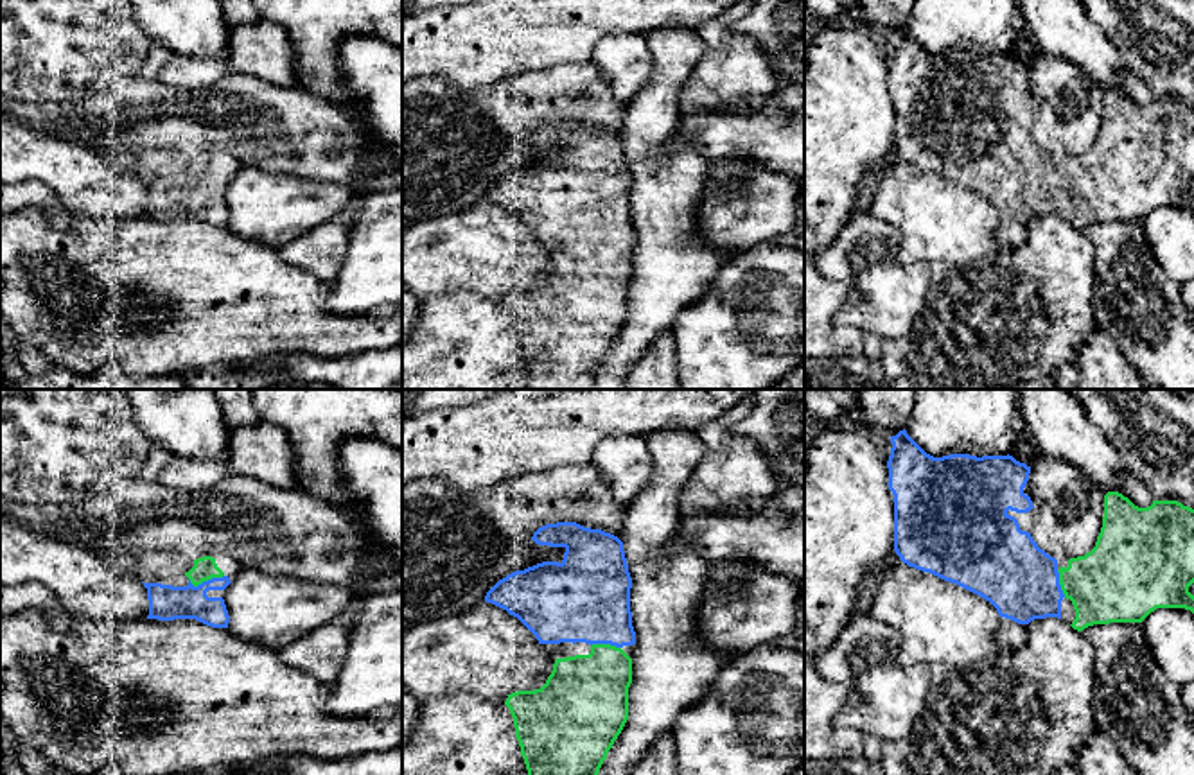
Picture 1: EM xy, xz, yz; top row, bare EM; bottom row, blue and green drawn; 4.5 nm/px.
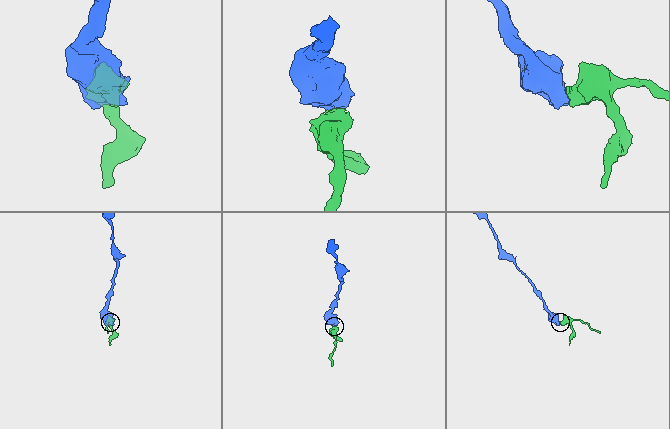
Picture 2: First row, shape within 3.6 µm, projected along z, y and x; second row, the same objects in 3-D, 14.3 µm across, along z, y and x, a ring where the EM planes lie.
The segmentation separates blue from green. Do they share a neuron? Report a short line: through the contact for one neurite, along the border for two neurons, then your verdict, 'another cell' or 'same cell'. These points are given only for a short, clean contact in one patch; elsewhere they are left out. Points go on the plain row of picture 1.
xy (166, 201), (184, 201), (205, 180), (205, 165) | same cell

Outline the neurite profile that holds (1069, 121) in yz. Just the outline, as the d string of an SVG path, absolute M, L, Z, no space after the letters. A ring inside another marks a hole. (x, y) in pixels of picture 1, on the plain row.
M1081 75L1041 100L1032 138L1056 158L1084 154L1102 126L1104 91Z

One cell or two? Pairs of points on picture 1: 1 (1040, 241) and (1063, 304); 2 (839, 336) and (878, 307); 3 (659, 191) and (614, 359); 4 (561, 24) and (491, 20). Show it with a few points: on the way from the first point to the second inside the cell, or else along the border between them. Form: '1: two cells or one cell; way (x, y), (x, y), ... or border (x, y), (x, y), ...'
1: one cell; way (1053, 257), (1053, 287)
2: two cells; border (851, 287), (835, 314), (835, 323), (862, 332)
3: one cell; way (659, 232), (659, 291), (647, 318)
4: one cell; way (543, 24), (509, 24)

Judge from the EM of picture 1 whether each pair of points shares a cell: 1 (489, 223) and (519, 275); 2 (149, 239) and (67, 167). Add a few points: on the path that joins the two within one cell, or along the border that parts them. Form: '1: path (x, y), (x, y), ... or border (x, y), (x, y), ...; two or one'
1: path (489, 235), (489, 243), (509, 262); one
2: border (79, 216), (146, 217); two

